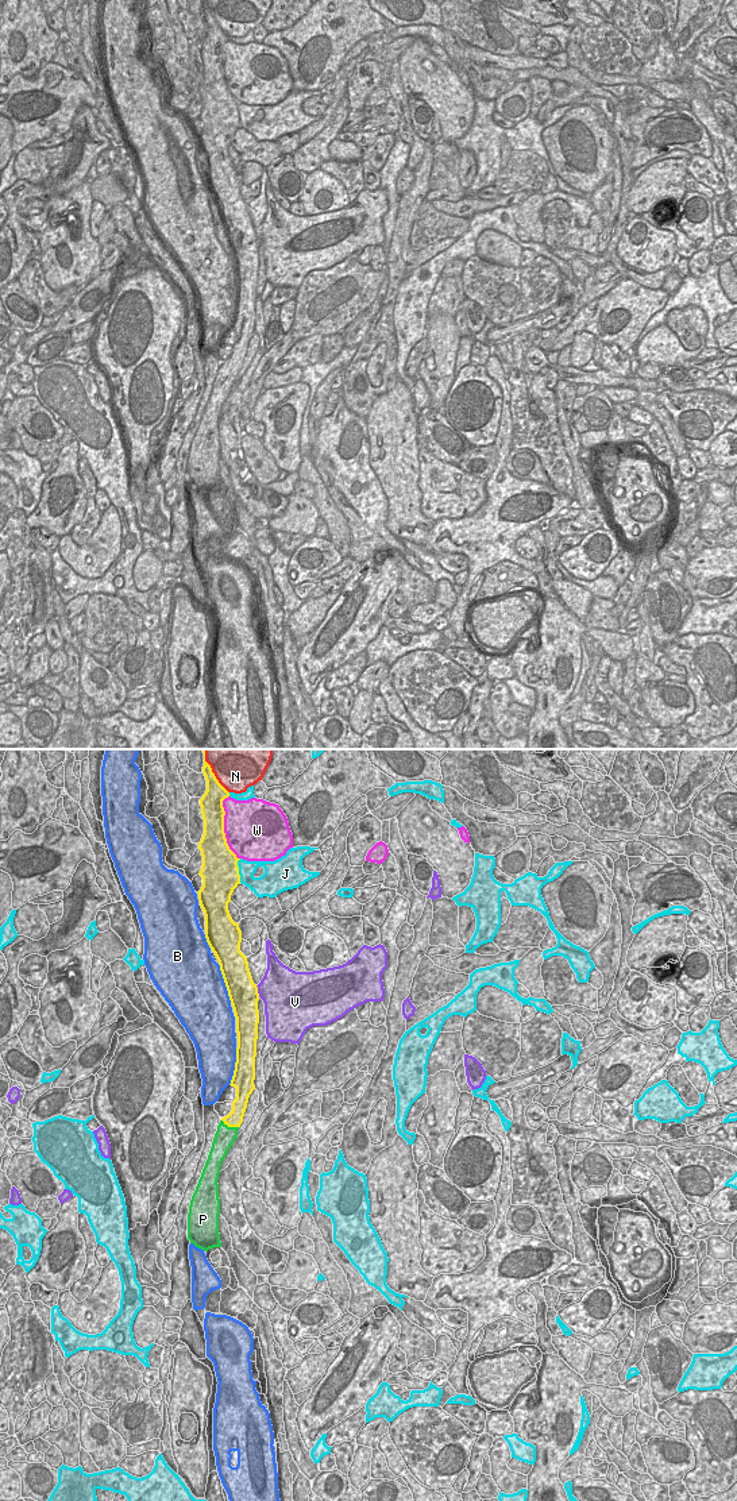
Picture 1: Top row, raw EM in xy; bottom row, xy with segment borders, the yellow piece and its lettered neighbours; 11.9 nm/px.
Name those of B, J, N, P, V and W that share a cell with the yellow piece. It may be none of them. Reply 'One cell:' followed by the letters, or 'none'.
One cell: P

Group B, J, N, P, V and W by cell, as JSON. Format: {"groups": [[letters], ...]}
{"groups": [["B"], ["J"], ["N"], ["P"], ["V"], ["W"]]}

